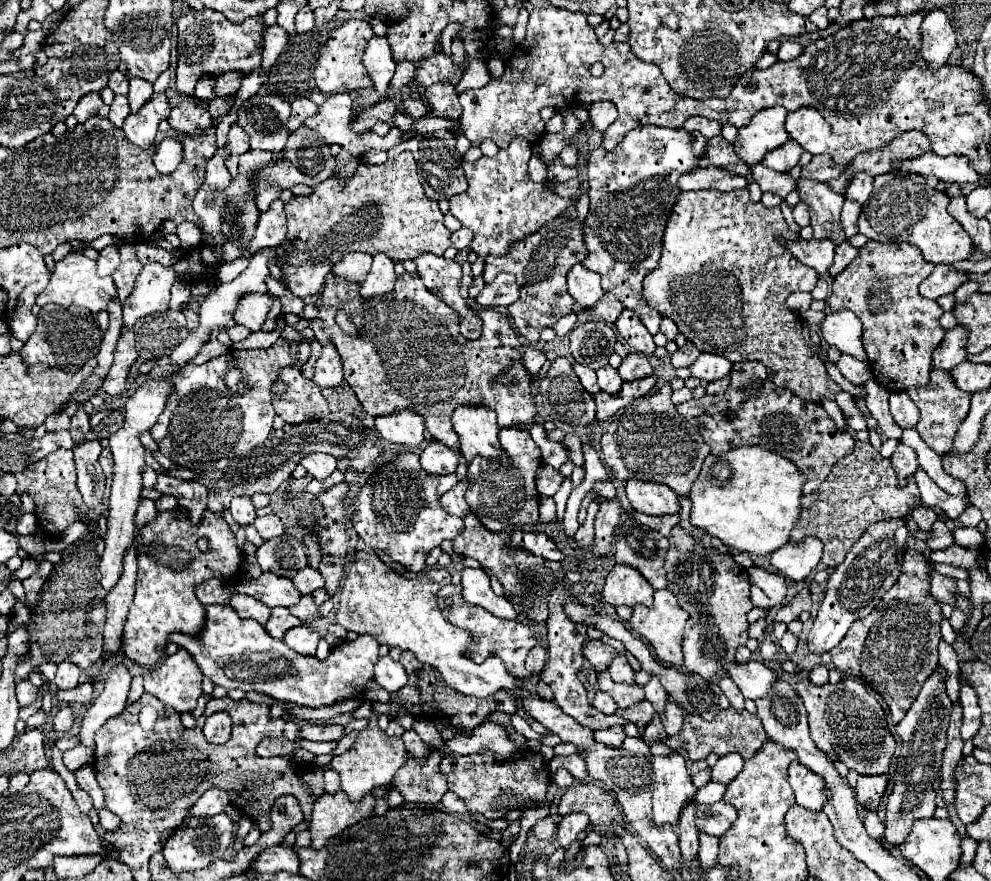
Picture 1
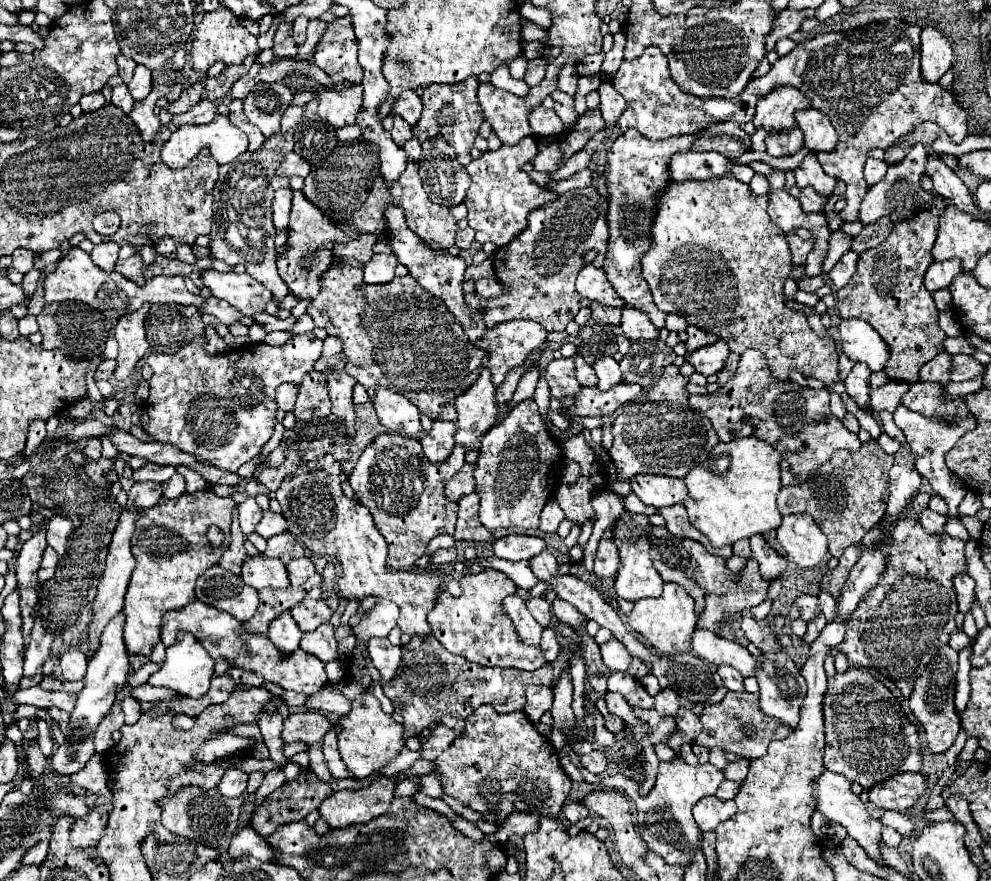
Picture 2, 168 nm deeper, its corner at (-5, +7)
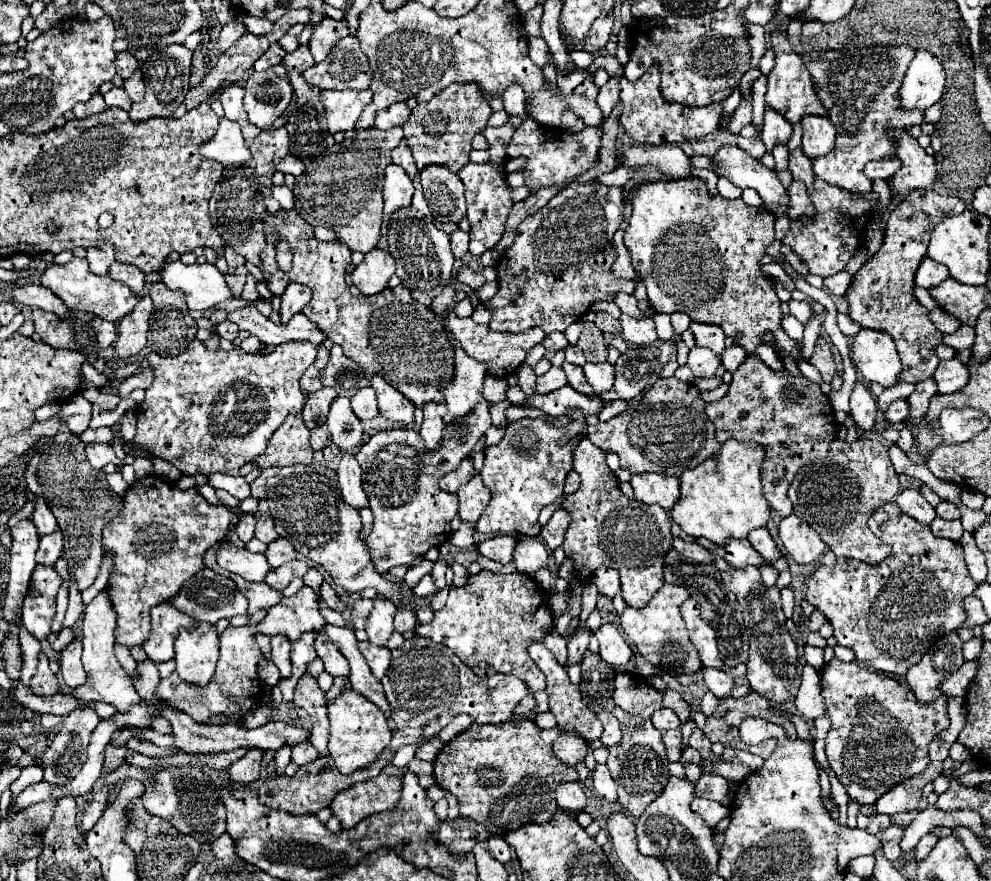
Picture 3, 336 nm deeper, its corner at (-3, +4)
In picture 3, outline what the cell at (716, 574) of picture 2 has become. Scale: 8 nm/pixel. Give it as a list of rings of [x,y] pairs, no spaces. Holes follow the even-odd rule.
[[[673,538],[673,548],[675,548],[675,550],[681,550],[687,558],[691,558],[691,560],[695,560],[695,562],[713,564],[711,552],[705,550],[703,546],[699,546],[699,544],[695,544],[695,542],[683,542],[681,538]]]

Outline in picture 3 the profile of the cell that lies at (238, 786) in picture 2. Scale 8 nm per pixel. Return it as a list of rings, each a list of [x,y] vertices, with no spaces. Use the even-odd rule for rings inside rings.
[[[261,750],[247,752],[247,756],[237,760],[229,768],[229,782],[239,786],[249,786],[259,778],[259,762],[261,762]]]

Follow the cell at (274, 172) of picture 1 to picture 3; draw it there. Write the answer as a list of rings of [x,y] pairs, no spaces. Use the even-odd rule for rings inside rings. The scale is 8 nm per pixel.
[[[287,156],[287,158],[281,158],[281,160],[275,160],[275,168],[283,174],[293,174],[293,176],[299,176],[303,174],[303,162],[295,156]]]

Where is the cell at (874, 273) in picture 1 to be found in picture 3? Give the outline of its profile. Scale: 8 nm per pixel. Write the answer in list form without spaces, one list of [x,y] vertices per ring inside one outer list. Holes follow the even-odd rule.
[[[915,190],[905,196],[905,200],[889,214],[885,224],[885,240],[879,252],[863,264],[863,268],[853,276],[851,288],[845,292],[849,302],[849,318],[863,328],[887,332],[901,356],[901,376],[899,382],[921,382],[933,376],[939,360],[935,354],[935,346],[941,342],[943,334],[929,320],[929,312],[925,306],[917,302],[913,296],[915,288],[915,272],[925,258],[929,236],[937,222],[947,218],[949,214],[959,214],[967,208],[961,198],[941,196],[931,190]]]

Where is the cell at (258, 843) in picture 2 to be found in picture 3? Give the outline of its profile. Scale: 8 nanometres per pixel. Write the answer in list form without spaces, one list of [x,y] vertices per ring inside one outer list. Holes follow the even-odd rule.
[[[225,832],[225,834],[221,834],[213,844],[211,844],[211,848],[213,848],[213,854],[217,856],[217,858],[235,858],[237,856],[237,848],[235,848],[235,844],[233,844],[233,838]]]

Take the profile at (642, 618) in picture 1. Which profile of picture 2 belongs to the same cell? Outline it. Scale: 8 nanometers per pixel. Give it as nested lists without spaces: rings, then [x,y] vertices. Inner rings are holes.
[[[665,583],[663,595],[657,599],[639,599],[627,617],[629,627],[643,635],[651,647],[663,655],[683,653],[691,647],[691,633],[697,625],[697,615],[693,611],[693,597],[677,583]]]

